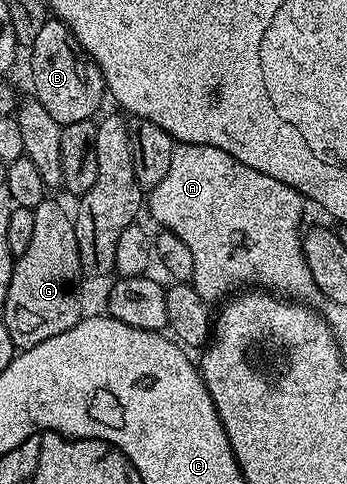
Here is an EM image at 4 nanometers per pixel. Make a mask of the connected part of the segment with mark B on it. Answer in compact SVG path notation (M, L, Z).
M50 16L43 24L39 36L35 36L29 54L29 70L33 73L33 90L32 97L39 100L39 104L43 104L43 108L47 108L47 113L57 121L60 126L67 124L75 124L79 120L90 120L94 117L93 113L101 106L101 101L106 101L107 91L105 81L101 75L101 69L93 62L88 54L84 53L80 46L73 40L71 28L67 28L67 24L62 22L60 18Z

